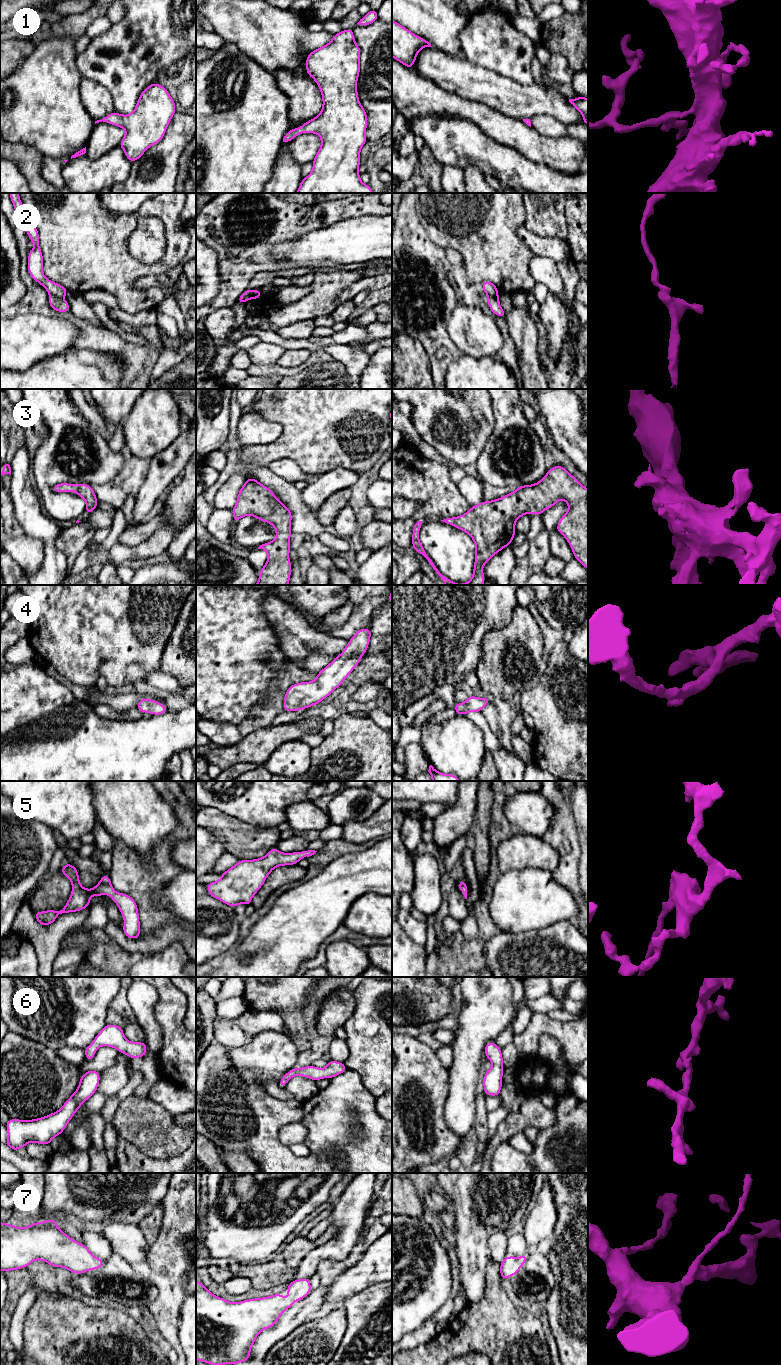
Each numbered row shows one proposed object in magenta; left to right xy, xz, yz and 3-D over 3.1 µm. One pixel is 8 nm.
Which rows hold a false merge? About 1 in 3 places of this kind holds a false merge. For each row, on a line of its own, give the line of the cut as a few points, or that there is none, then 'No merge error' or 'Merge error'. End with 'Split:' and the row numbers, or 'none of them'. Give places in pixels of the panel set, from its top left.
1: No split. No merge error
2: Split along yz (498, 293), (488, 296). Merge error
3: No split. No merge error
4: No split. No merge error
5: No split. No merge error
6: No split. No merge error
7: No split. No merge error
Split: 2

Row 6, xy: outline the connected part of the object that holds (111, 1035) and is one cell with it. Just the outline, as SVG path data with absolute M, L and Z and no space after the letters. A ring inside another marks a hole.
M106 1024L96 1035L95 1039L85 1049L86 1061L94 1058L96 1051L101 1046L113 1047L119 1053L126 1054L130 1059L140 1058L147 1054L145 1042L130 1042L123 1034L123 1027Z

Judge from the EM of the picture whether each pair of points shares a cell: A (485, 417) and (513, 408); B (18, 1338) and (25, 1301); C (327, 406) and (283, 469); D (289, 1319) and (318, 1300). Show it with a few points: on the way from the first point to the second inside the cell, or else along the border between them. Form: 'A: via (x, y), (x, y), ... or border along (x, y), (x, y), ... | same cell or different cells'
A: border along (491, 399), (494, 428), (489, 437) | different cells
B: via (18, 1329), (18, 1316), (21, 1310) | same cell
C: border along (267, 465), (280, 459), (292, 459), (308, 474) | different cells
D: via (296, 1316), (311, 1303) | same cell

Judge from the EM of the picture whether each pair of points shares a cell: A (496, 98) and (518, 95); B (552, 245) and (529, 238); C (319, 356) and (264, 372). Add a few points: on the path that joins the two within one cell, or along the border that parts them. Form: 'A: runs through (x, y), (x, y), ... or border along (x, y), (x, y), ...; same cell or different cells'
A: runs through (501, 97), (513, 97); same cell
B: runs through (546, 245), (537, 245), (535, 243); same cell
C: runs through (305, 365), (292, 371), (278, 371); same cell

